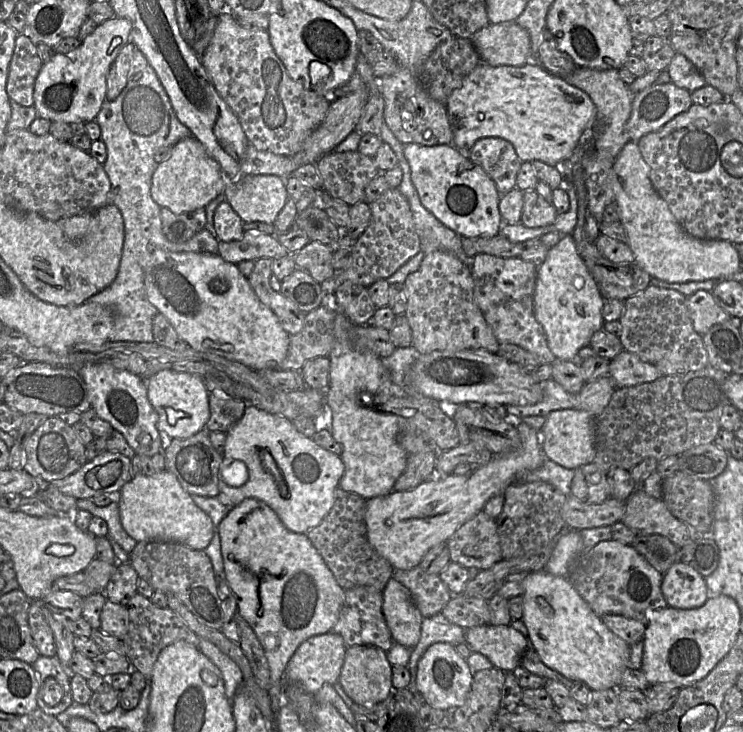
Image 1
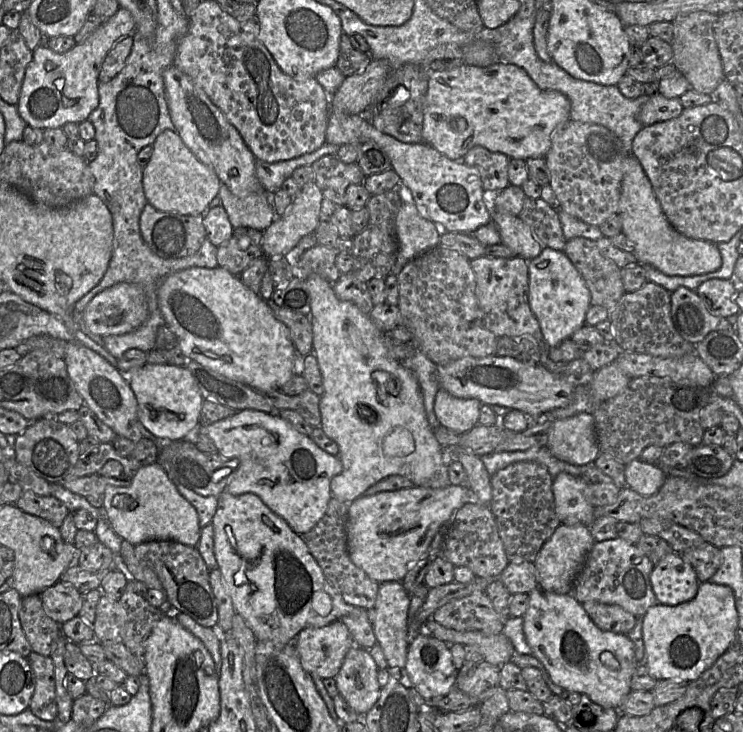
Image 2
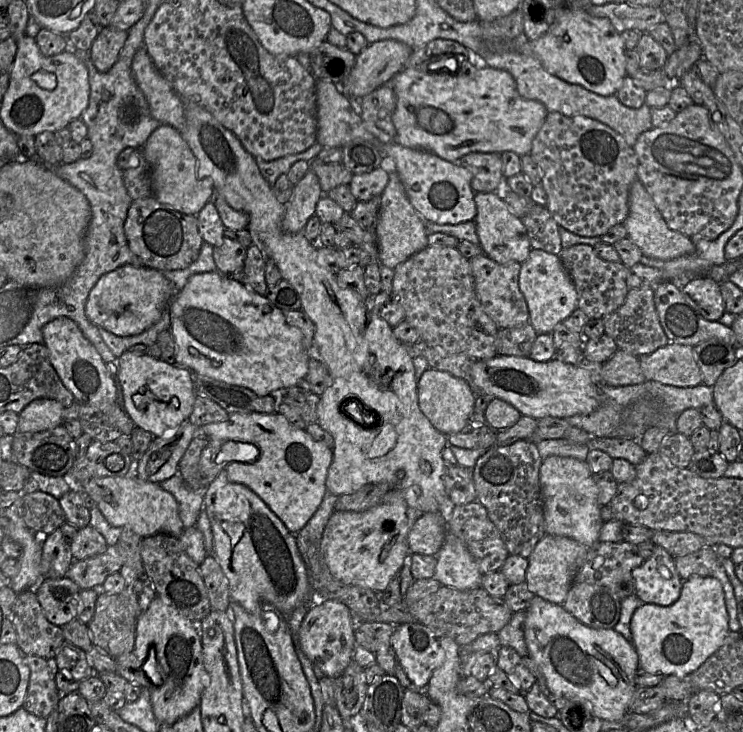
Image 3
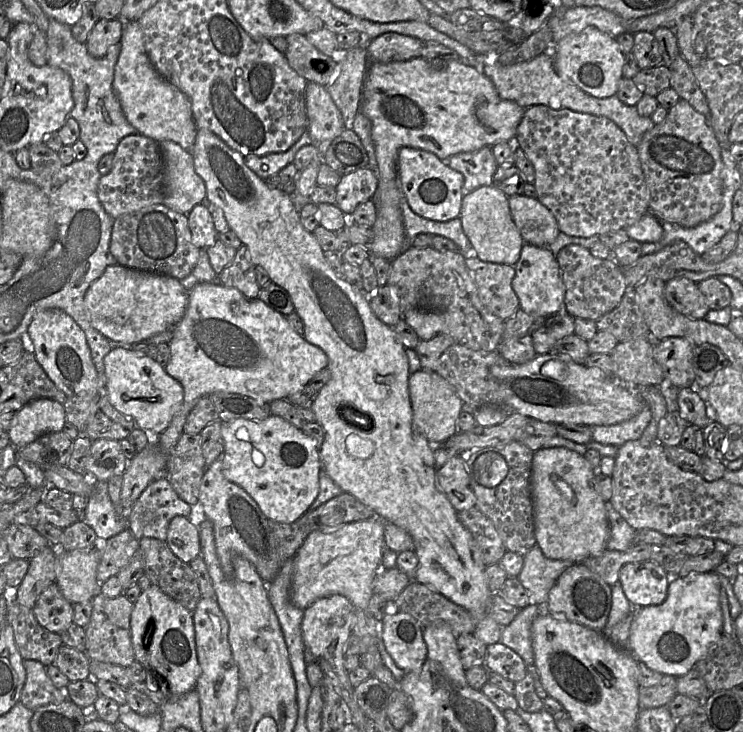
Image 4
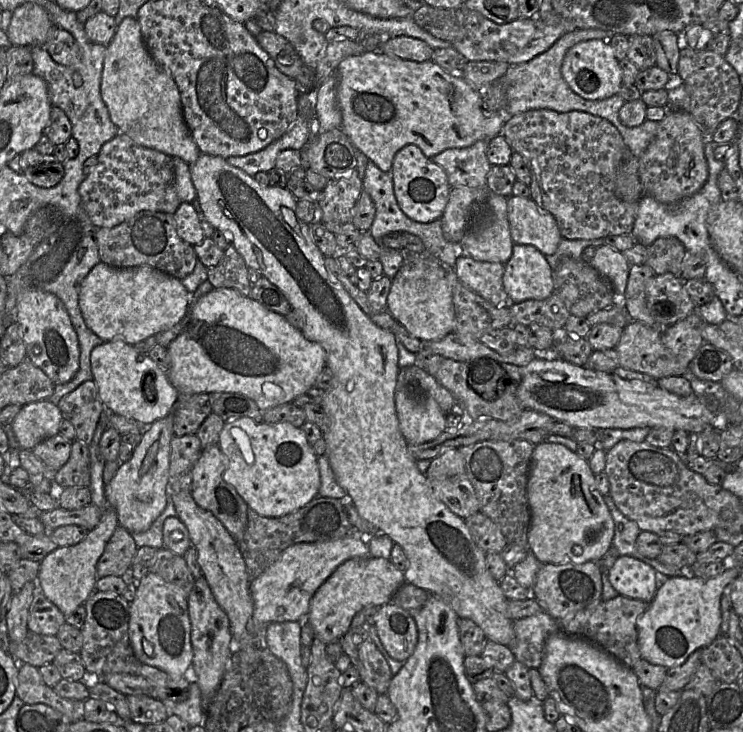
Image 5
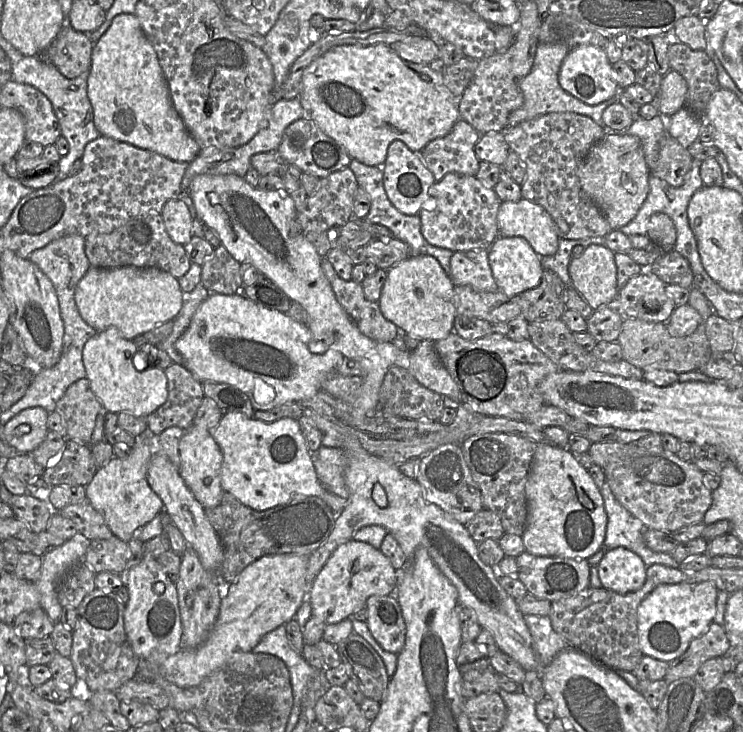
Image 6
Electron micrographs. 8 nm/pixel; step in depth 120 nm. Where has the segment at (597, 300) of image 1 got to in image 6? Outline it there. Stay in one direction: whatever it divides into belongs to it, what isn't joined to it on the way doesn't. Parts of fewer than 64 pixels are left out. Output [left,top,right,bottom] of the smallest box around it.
[488,236,542,296]

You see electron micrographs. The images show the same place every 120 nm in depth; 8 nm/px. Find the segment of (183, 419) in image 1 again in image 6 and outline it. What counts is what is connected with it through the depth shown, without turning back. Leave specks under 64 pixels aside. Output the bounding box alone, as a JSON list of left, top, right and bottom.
[82,327,168,418]

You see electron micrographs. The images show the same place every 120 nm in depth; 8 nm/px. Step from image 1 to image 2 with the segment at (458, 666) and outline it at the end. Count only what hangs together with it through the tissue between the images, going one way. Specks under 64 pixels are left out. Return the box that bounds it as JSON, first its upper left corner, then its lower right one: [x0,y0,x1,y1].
[405,633,457,699]

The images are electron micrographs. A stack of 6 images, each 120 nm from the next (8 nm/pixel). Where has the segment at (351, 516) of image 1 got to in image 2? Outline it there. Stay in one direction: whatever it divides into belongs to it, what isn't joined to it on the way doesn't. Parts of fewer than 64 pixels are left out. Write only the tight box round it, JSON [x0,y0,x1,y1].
[300,497,380,609]

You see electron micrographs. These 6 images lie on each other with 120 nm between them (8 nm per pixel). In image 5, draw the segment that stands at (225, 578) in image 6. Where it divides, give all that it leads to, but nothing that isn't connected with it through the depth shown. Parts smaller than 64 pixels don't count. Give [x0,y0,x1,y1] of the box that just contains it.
[238,496,355,580]

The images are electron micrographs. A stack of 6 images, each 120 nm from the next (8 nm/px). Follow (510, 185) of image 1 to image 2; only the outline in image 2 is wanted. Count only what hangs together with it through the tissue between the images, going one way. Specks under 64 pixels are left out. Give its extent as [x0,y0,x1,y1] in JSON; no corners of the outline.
[455,146,510,191]

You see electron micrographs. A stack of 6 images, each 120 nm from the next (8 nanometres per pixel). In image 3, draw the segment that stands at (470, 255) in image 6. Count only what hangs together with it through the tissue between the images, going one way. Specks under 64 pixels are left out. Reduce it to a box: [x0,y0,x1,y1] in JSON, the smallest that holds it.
[469,254,530,329]

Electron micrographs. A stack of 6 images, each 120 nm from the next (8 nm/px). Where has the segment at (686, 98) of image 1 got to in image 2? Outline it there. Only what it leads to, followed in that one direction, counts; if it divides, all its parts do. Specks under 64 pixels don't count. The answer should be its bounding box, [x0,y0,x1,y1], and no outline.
[638,92,683,127]

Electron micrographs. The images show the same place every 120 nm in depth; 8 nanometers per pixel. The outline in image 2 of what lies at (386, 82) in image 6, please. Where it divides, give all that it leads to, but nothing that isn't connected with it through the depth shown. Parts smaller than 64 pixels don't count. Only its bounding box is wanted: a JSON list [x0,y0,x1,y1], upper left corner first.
[391,62,569,272]

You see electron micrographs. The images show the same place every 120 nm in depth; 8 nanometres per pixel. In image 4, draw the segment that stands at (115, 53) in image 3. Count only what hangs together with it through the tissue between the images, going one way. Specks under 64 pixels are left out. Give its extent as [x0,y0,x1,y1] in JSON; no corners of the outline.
[86,19,123,58]

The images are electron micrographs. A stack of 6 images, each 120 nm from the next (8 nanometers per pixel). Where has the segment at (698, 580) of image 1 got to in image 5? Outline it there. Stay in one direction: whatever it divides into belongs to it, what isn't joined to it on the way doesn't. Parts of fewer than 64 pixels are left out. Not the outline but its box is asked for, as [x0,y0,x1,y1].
[607,555,658,603]

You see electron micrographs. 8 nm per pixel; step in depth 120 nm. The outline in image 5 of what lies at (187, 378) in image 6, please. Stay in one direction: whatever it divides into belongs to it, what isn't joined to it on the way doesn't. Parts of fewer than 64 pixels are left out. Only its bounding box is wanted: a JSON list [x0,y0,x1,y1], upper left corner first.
[172,393,212,436]

